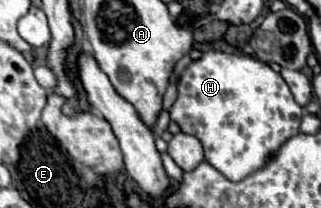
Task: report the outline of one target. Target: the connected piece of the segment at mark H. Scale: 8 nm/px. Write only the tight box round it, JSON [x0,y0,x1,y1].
[170,50,302,182]

